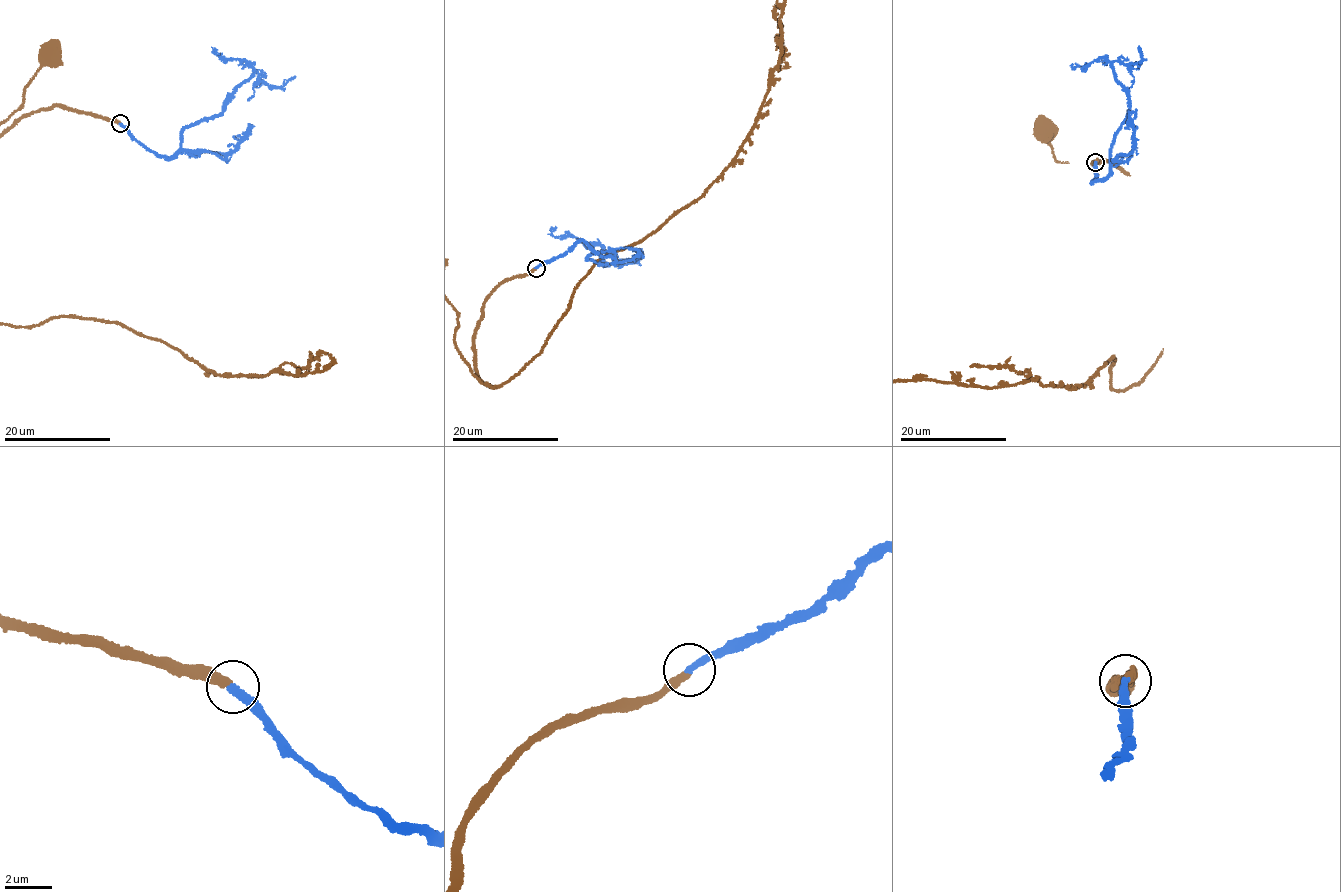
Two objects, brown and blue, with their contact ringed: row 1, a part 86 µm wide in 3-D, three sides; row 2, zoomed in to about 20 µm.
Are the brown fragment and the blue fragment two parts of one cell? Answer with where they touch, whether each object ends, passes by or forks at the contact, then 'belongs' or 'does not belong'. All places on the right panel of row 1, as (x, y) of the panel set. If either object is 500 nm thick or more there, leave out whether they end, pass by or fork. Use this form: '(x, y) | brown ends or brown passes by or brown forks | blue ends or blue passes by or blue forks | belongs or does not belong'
(1095, 162) | brown ends | blue ends | belongs

